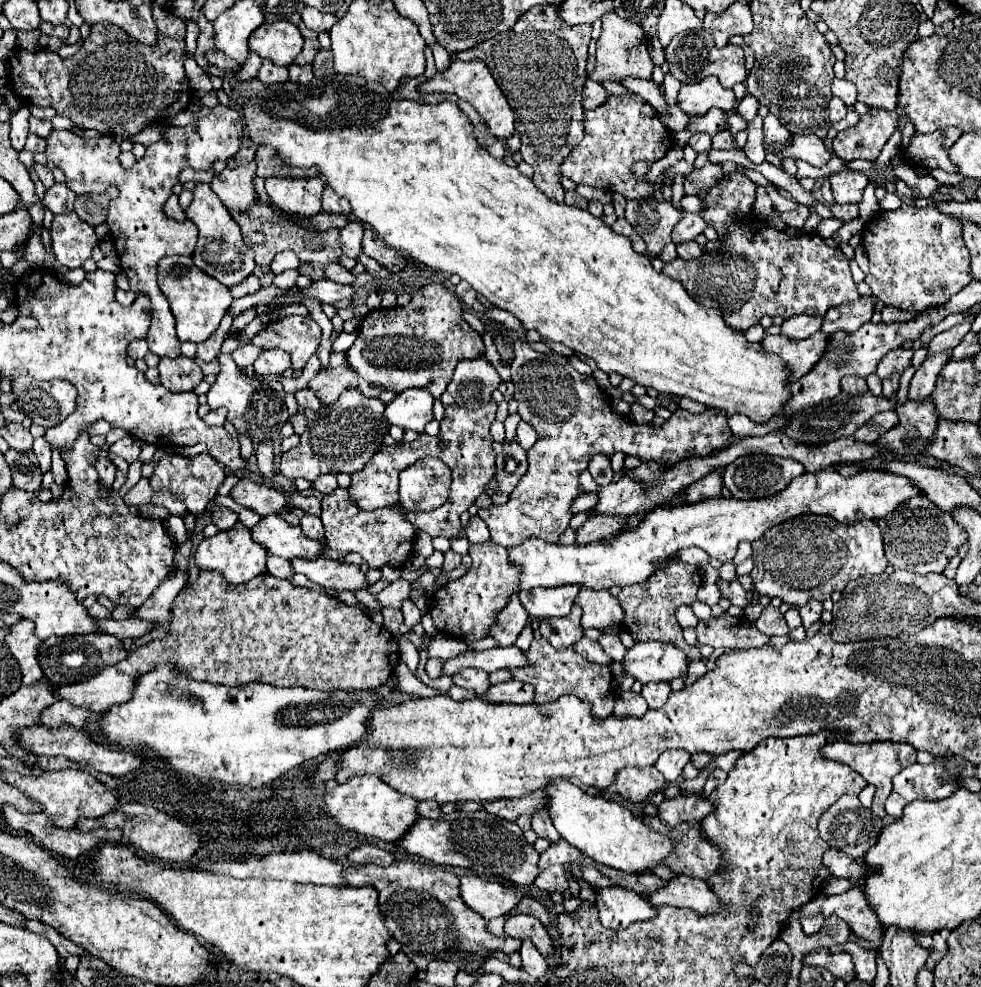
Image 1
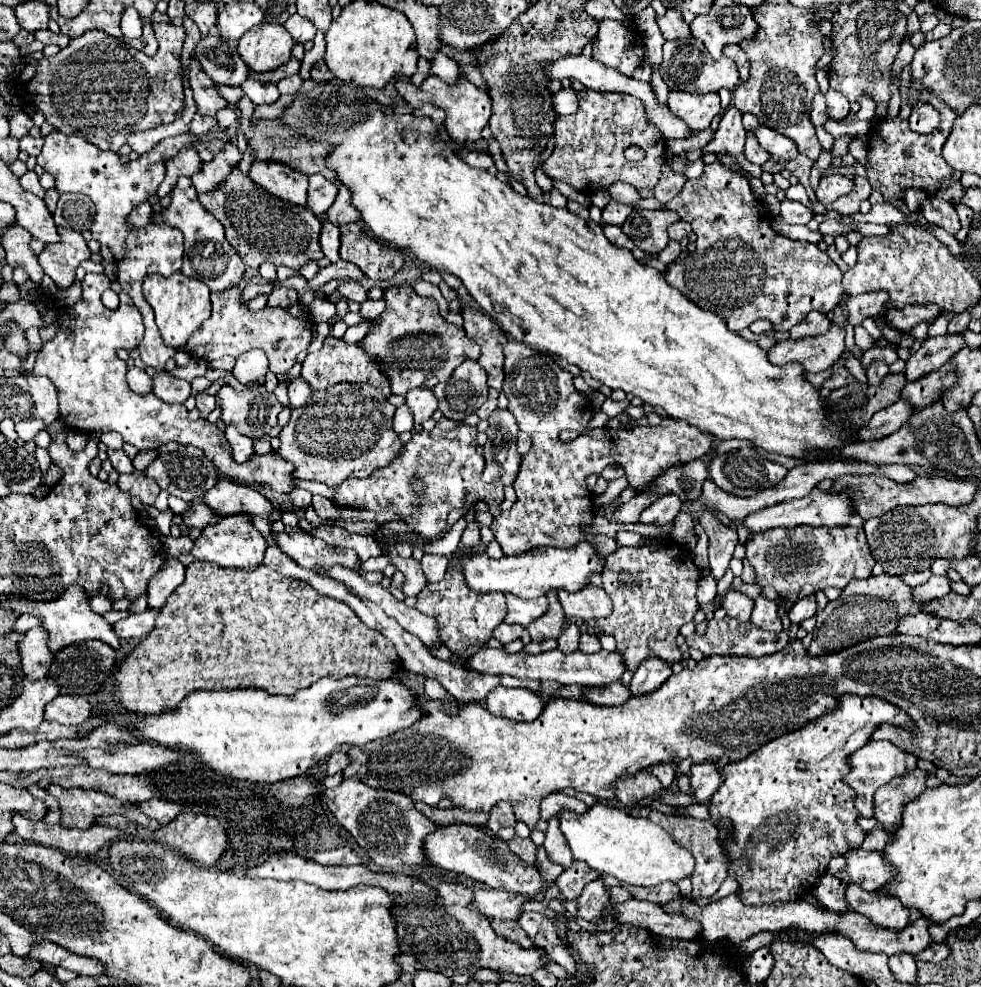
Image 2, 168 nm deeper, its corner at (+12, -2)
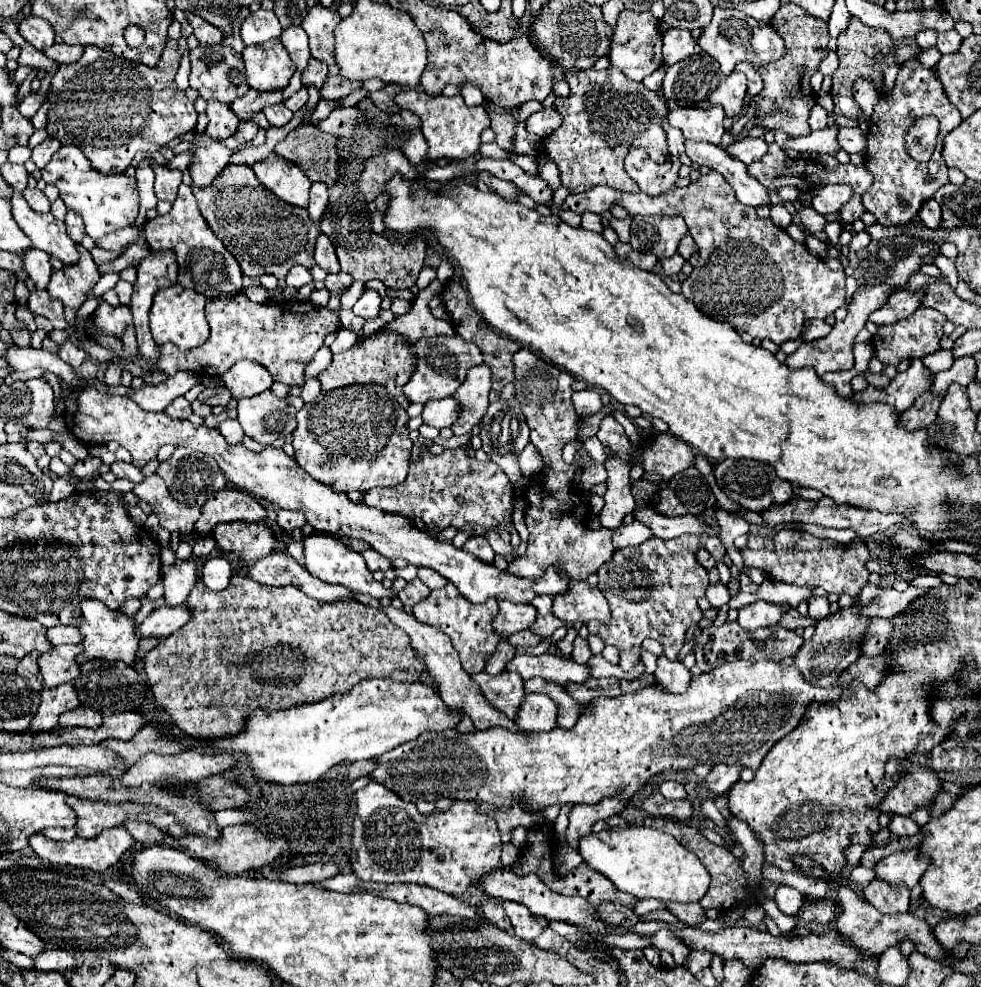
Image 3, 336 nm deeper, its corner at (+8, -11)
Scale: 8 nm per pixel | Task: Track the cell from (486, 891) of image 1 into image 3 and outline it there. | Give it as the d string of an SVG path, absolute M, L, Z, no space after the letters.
M504 903L504 909L512 921L514 933L528 943L532 943L548 927L548 921L544 917L530 915L530 911L526 911L526 907L520 903Z

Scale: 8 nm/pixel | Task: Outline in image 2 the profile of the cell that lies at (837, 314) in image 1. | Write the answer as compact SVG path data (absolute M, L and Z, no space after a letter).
M868 292L868 294L856 294L846 300L848 310L848 322L852 326L862 324L866 318L874 318L876 314L882 314L882 306L886 306L886 294L882 292Z

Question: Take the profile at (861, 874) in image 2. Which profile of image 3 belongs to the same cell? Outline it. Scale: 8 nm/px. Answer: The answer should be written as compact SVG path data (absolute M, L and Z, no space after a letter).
M914 847L880 859L874 869L878 879L894 885L906 885L908 889L912 889L920 881L930 863L932 861L926 855L920 855L920 849Z

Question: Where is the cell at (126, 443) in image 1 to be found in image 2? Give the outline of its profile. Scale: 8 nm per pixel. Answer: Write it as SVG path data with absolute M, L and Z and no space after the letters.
M108 448L108 460L112 462L112 466L114 466L120 474L130 474L130 472L134 472L132 460L124 454L124 450L112 450L112 448Z

